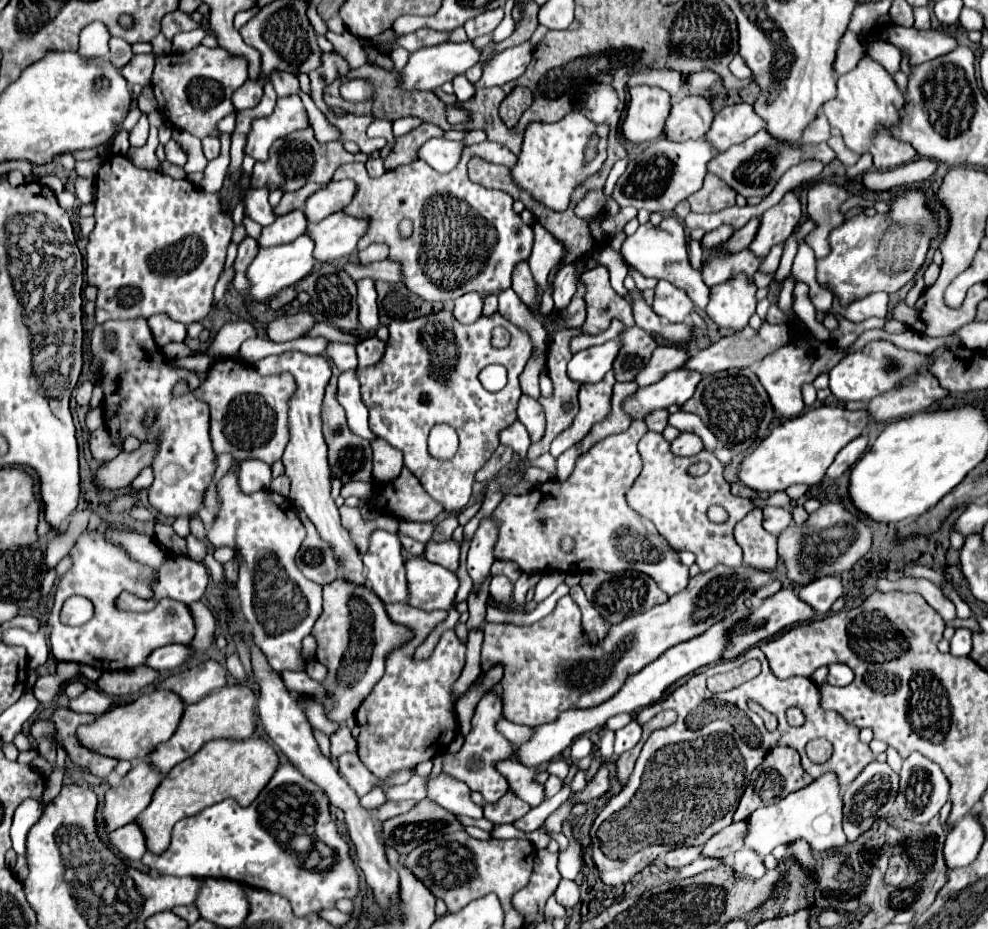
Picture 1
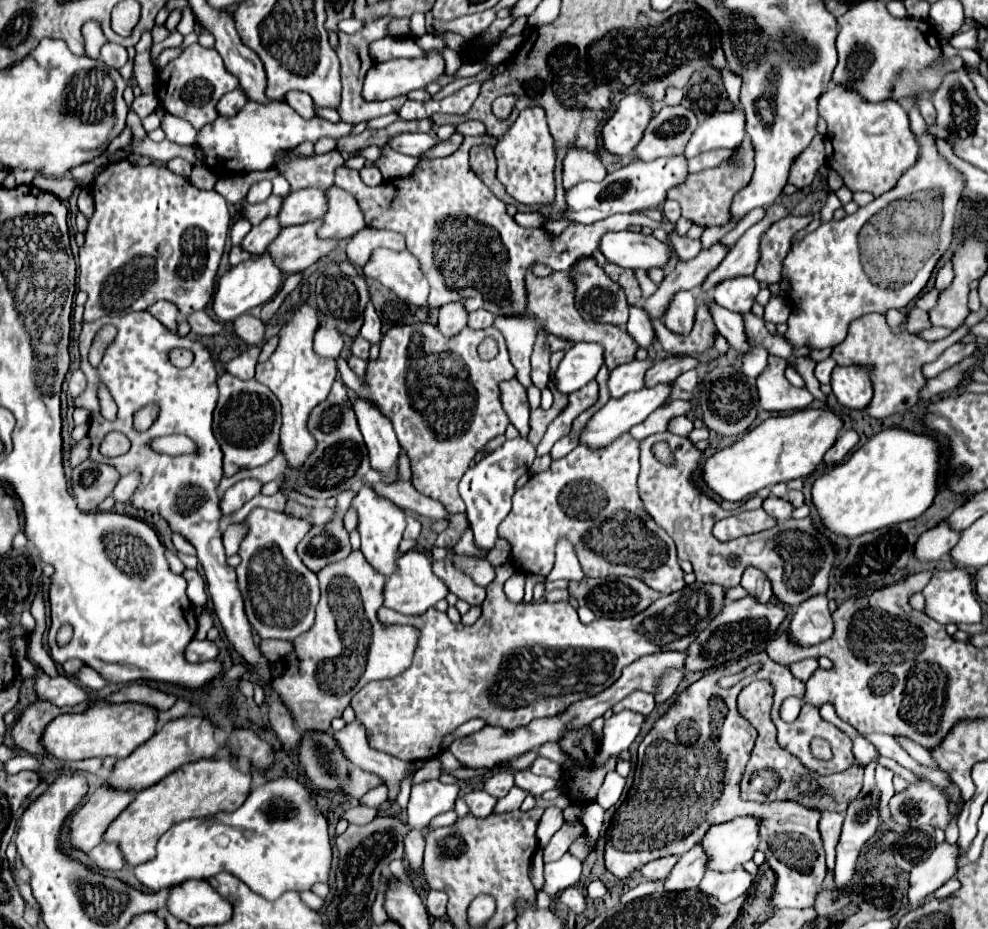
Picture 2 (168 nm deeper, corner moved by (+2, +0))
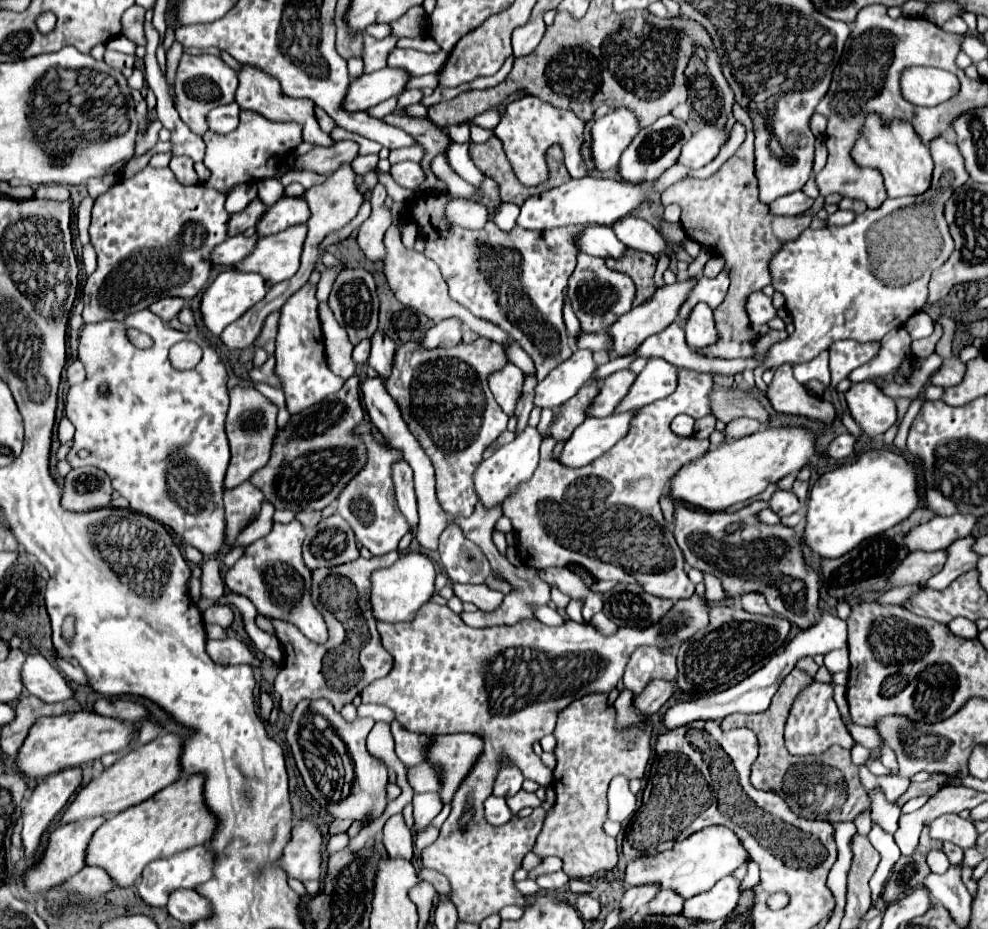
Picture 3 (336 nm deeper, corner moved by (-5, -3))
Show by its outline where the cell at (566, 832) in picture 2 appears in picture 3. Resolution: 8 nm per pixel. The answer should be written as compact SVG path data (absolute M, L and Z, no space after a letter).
M547 857L547 859L541 859L541 863L529 871L529 879L537 879L539 875L545 875L545 873L551 873L551 871L557 871L561 869L561 861L557 857Z

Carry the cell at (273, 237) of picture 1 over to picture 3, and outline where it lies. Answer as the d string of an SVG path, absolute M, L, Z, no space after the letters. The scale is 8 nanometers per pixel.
M233 235L233 237L225 239L219 247L215 247L211 263L213 265L233 265L233 263L241 261L243 257L247 257L253 251L257 239L259 239L257 235L253 235L253 237Z

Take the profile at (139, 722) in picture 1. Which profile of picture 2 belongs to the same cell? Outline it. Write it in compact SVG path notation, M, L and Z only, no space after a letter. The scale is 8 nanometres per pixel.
M126 702L126 704L104 704L92 706L82 714L62 714L46 726L42 742L50 754L62 760L84 760L84 758L126 758L138 744L148 742L158 732L158 710L148 704Z

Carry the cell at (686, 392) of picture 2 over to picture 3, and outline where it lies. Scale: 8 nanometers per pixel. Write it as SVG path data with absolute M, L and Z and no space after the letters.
M679 369L677 391L669 397L655 401L635 413L631 419L631 431L611 447L611 451L603 453L599 459L591 461L581 469L567 469L553 459L552 451L556 445L553 437L543 439L540 446L539 467L531 475L527 483L519 483L519 491L503 503L503 515L507 515L513 523L513 529L519 533L517 551L525 565L533 569L547 569L547 567L569 567L581 565L585 567L597 581L625 581L637 583L647 593L667 599L689 599L695 593L695 585L689 581L685 573L683 553L663 519L659 497L663 493L665 483L669 481L675 471L701 457L709 451L709 439L697 437L679 437L671 431L671 421L679 413L693 413L693 415L707 415L709 413L709 391L713 387L713 377L703 375L697 371Z

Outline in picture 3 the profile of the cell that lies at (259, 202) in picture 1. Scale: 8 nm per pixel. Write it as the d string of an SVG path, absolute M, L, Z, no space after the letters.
M265 179L263 183L259 183L259 199L265 205L273 205L275 201L281 199L283 189L285 187L281 185L281 181L277 181L277 179Z

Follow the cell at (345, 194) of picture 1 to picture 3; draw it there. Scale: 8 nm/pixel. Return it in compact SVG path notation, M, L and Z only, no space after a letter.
M281 197L277 203L267 207L267 213L263 213L263 219L255 225L257 235L273 235L279 233L291 225L307 223L309 219L309 207L307 201L301 197Z

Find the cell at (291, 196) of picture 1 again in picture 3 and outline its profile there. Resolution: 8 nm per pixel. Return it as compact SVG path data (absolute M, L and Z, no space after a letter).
M253 199L243 211L229 215L229 221L227 221L227 235L233 237L233 235L237 235L237 233L243 233L245 229L255 227L257 219L265 213L265 209L267 209L267 205L263 205L259 199Z

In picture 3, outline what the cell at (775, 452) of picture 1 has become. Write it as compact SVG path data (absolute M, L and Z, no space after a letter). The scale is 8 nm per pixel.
M771 427L741 437L721 447L709 449L703 457L683 465L667 483L671 501L701 507L705 511L725 511L727 507L753 499L767 485L789 473L797 473L815 453L815 435L801 427Z

